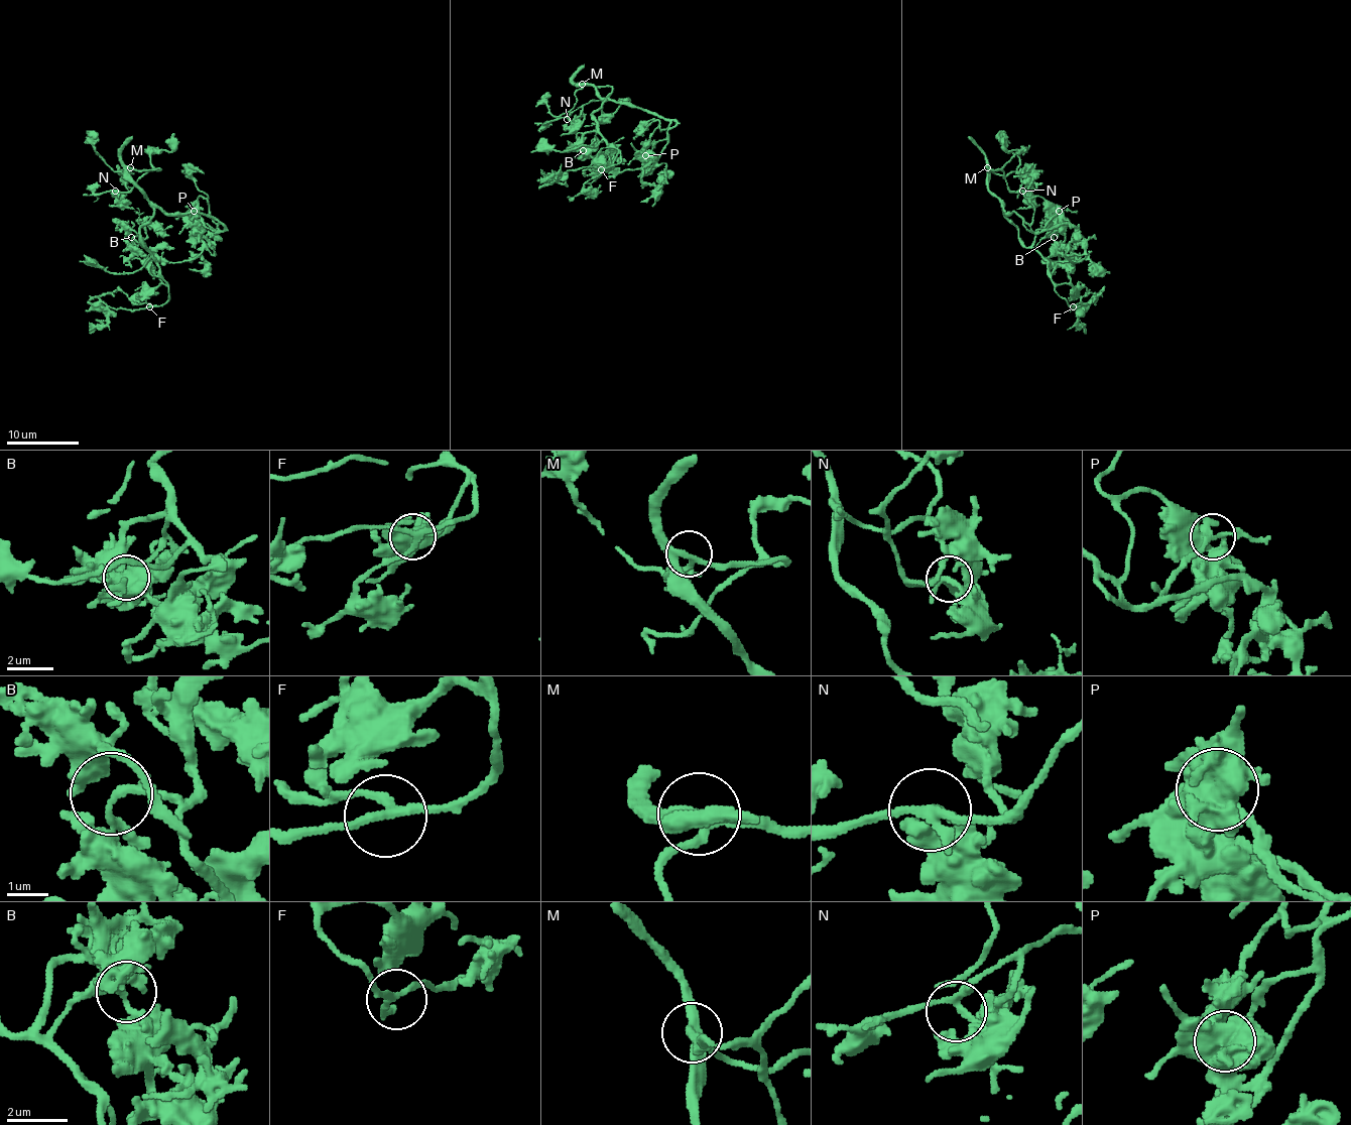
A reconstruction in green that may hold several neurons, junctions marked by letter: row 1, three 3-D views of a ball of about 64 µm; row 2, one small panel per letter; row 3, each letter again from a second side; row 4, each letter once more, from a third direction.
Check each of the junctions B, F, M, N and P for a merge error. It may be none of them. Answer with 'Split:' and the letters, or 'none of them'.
Split: none of them

